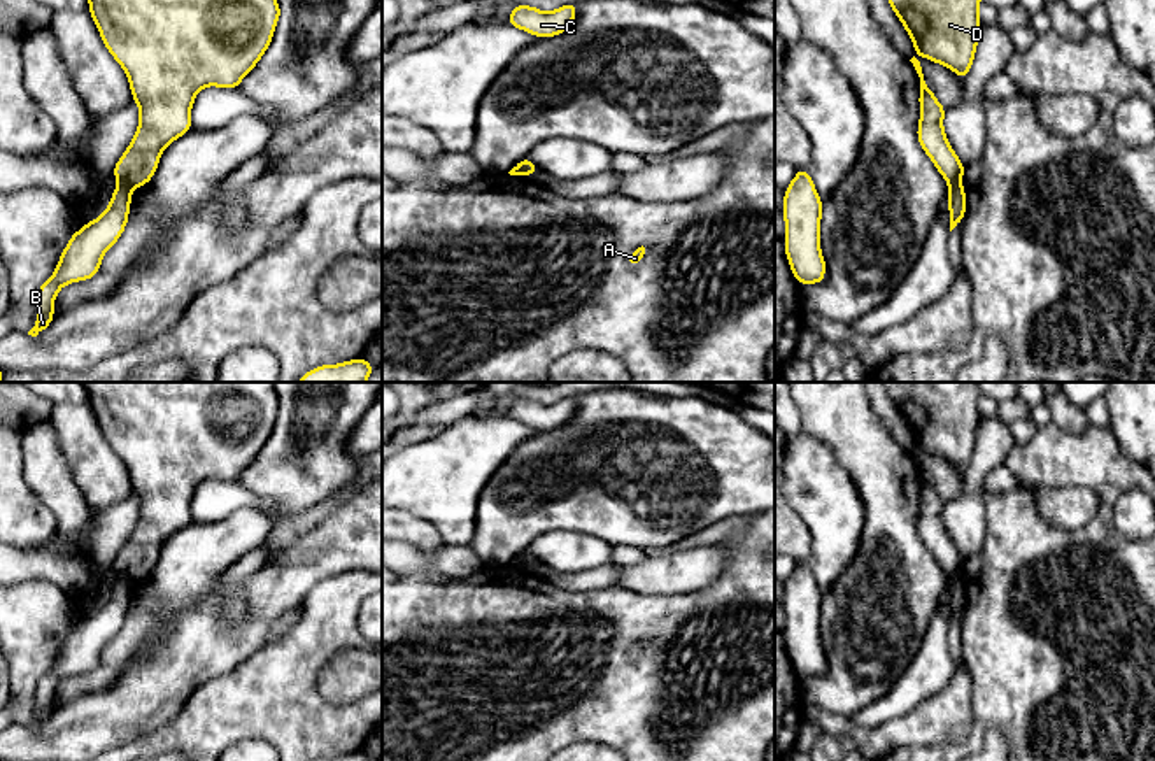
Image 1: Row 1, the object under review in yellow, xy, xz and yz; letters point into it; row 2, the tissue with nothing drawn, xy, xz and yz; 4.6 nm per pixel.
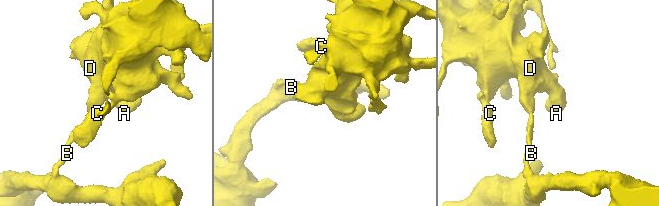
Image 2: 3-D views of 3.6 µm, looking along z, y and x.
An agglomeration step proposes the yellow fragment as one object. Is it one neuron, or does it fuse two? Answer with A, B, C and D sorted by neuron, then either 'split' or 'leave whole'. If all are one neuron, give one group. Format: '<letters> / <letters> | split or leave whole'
A C D / B | split

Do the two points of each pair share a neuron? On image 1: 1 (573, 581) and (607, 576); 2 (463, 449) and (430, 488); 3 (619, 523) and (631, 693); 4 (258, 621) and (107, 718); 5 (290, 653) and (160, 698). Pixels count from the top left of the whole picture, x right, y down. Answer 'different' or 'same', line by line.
1: same
2: same
3: different
4: same
5: different

